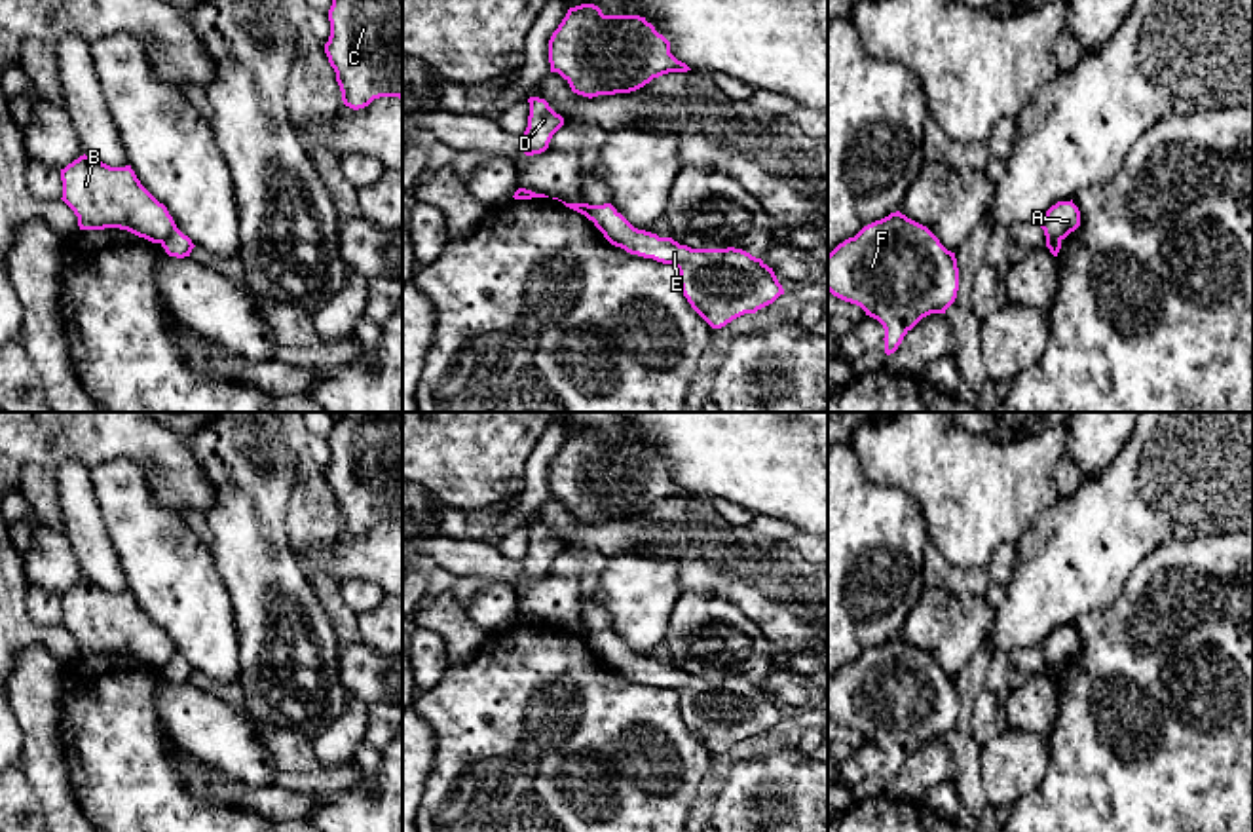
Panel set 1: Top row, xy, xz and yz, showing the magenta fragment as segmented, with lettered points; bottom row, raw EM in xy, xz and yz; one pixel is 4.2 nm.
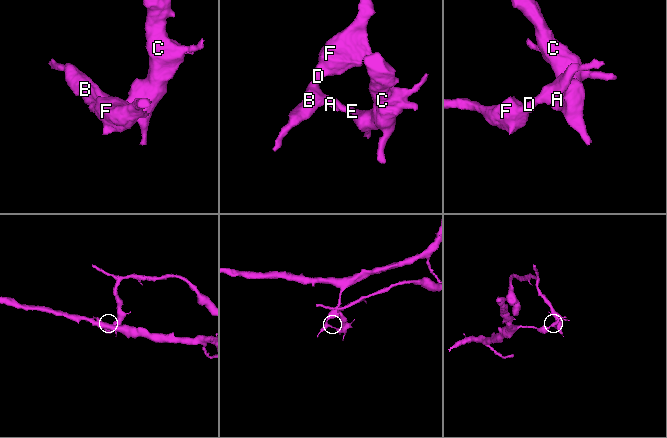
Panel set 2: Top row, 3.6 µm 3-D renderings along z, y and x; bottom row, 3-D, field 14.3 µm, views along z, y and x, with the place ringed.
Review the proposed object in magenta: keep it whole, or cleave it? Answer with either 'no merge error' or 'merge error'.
merge error

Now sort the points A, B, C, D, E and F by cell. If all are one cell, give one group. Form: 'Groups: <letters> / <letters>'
Groups: A B D F / C E

